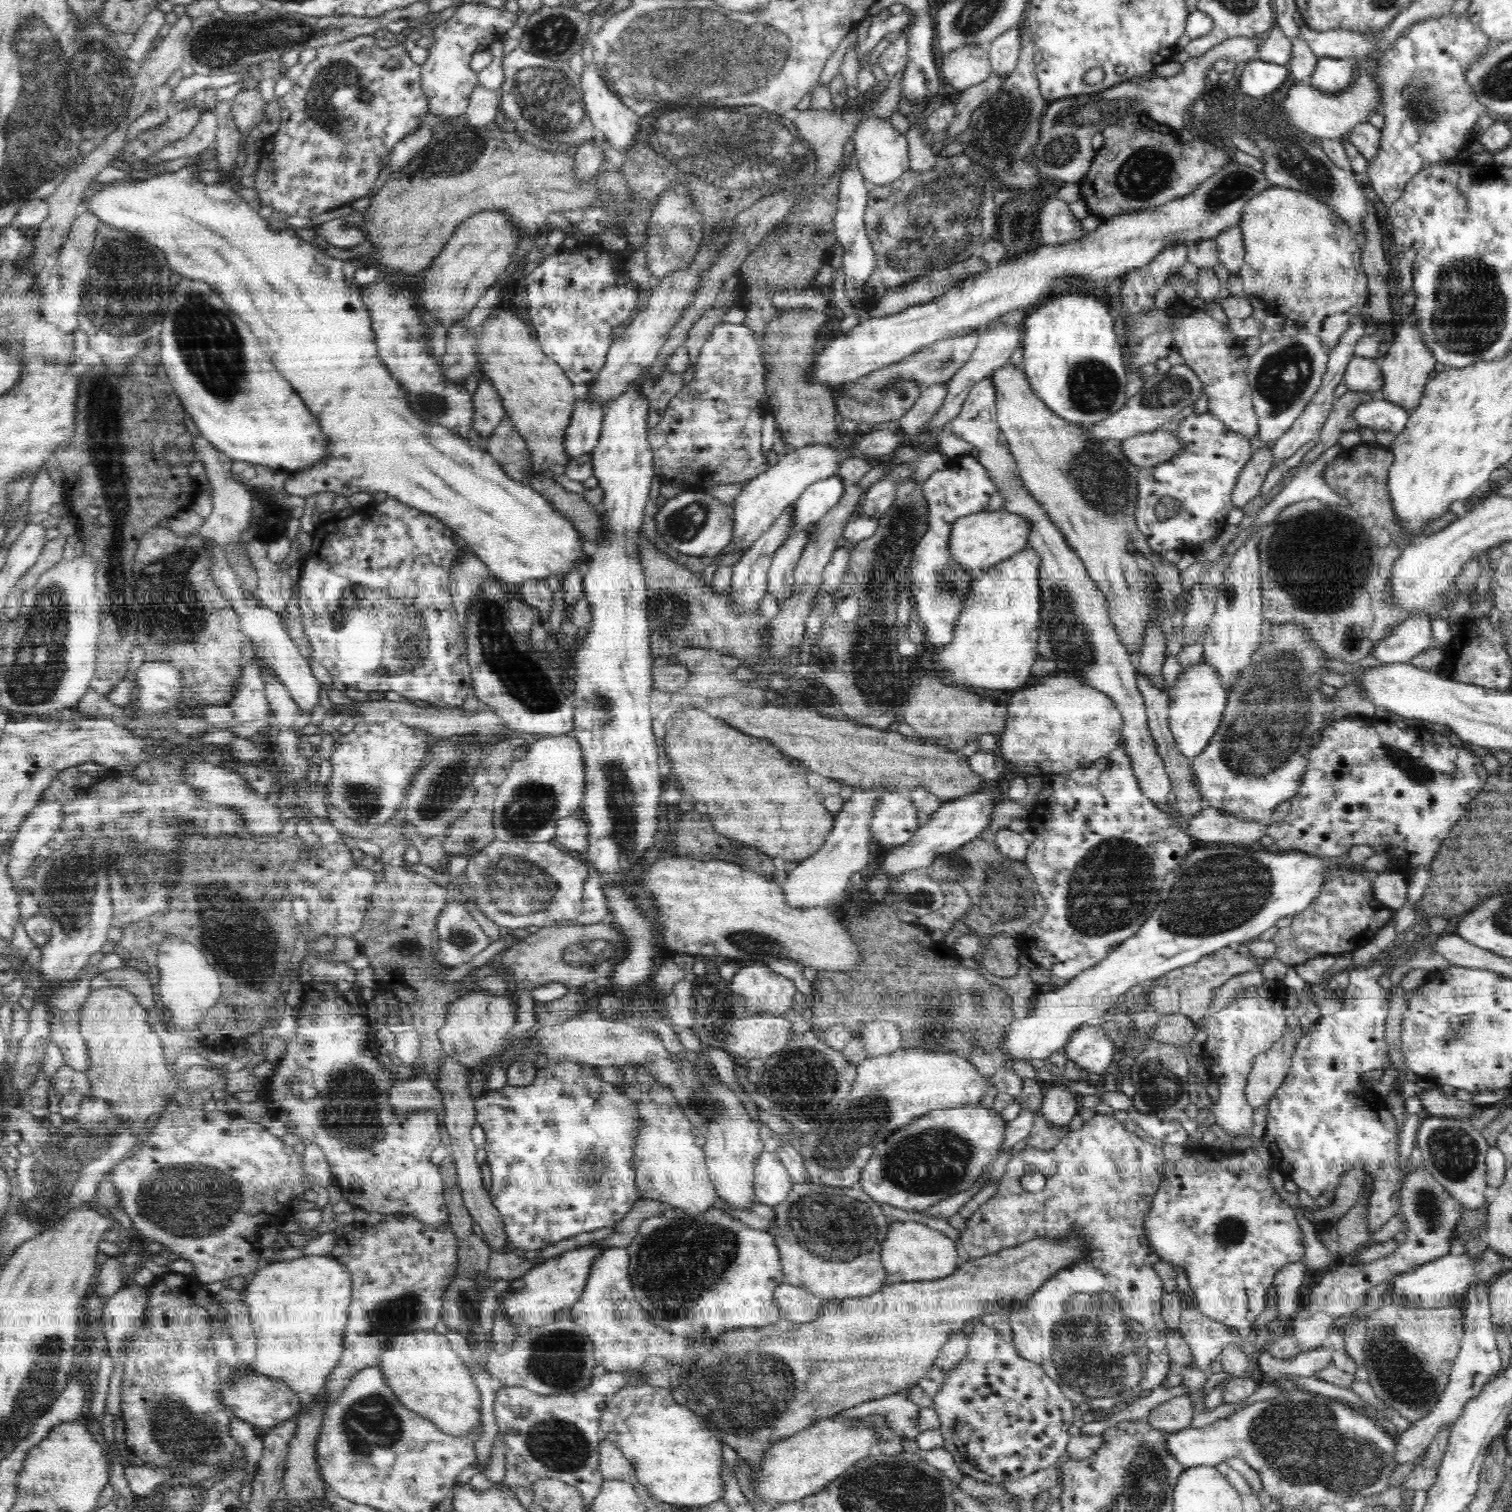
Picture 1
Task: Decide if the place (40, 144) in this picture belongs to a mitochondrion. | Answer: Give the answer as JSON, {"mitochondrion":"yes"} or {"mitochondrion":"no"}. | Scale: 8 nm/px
{"mitochondrion":"yes"}

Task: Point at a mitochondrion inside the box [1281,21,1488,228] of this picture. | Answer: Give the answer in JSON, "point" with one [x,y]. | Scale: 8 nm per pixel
{"point":[1424,104]}

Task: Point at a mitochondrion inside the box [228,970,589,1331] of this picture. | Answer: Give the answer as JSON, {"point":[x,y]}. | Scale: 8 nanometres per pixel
{"point":[345,1109]}

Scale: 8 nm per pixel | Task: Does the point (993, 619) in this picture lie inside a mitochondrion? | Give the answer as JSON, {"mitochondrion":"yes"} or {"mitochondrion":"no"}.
{"mitochondrion":"no"}

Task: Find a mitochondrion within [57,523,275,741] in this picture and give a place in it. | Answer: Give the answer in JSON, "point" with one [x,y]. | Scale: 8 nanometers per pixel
{"point":[171,611]}

